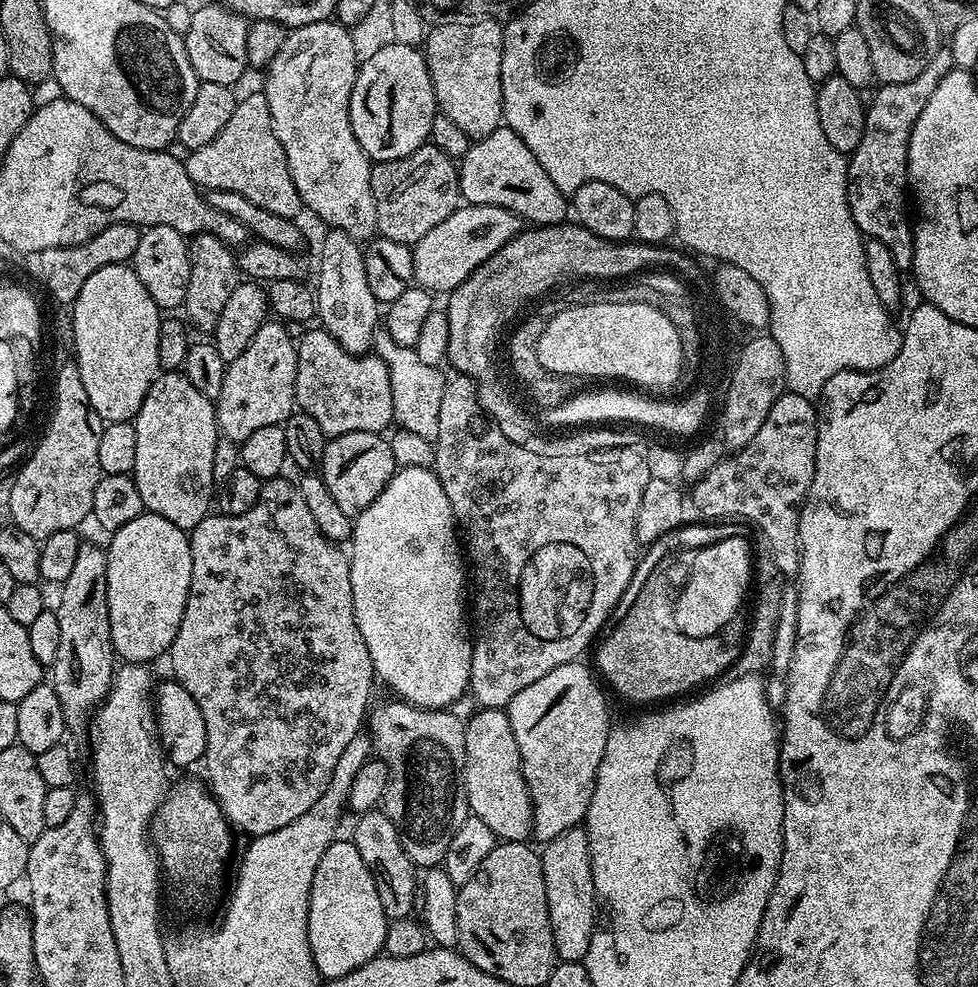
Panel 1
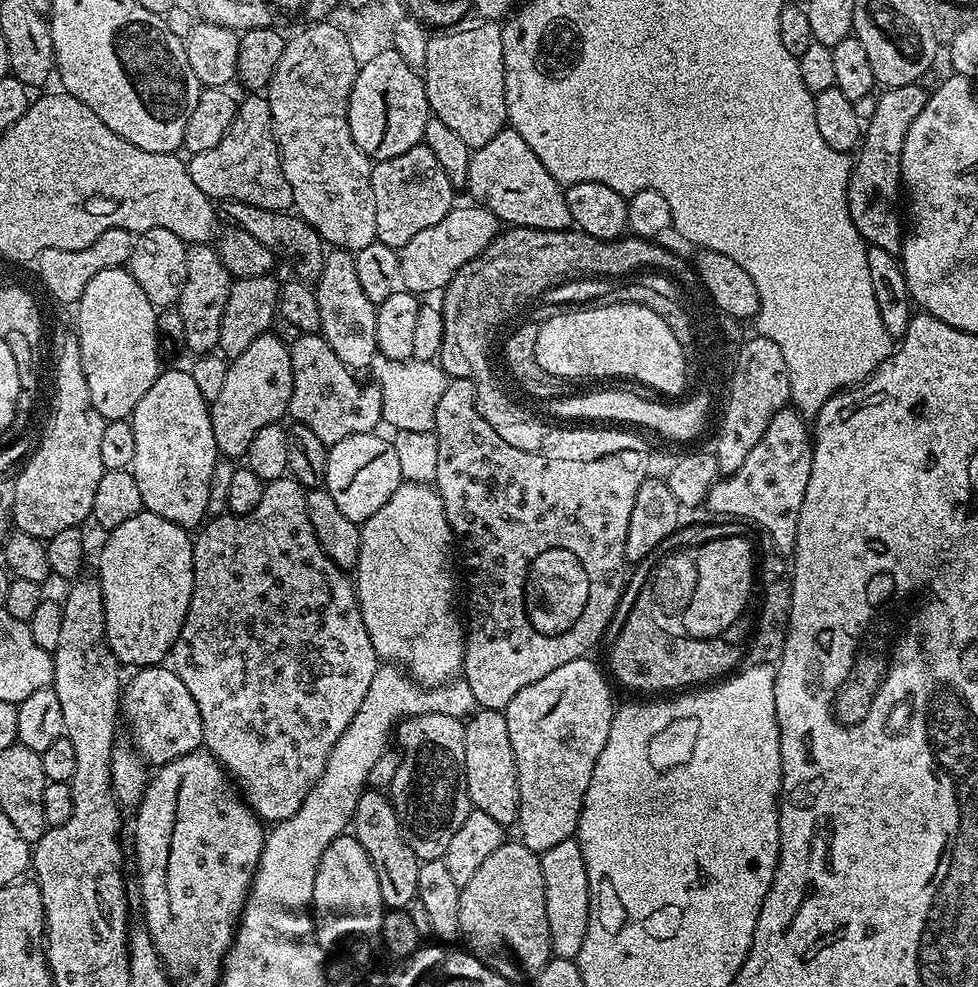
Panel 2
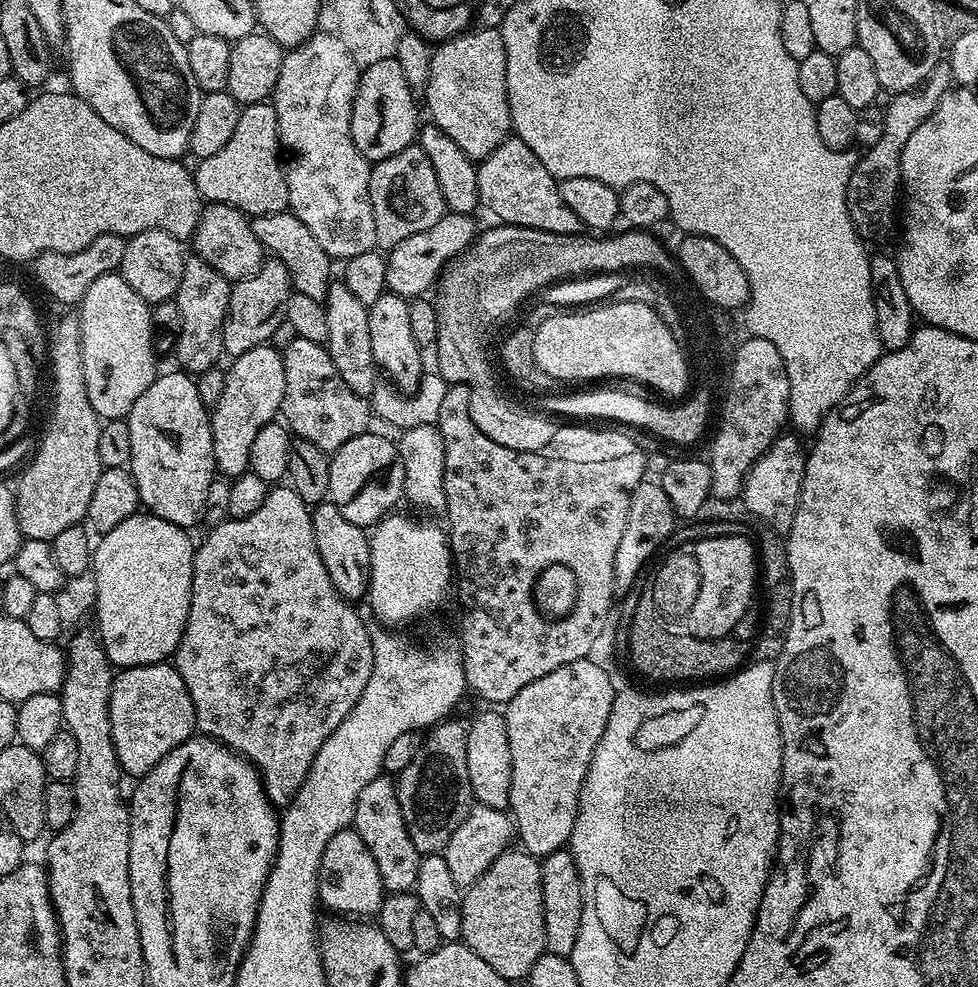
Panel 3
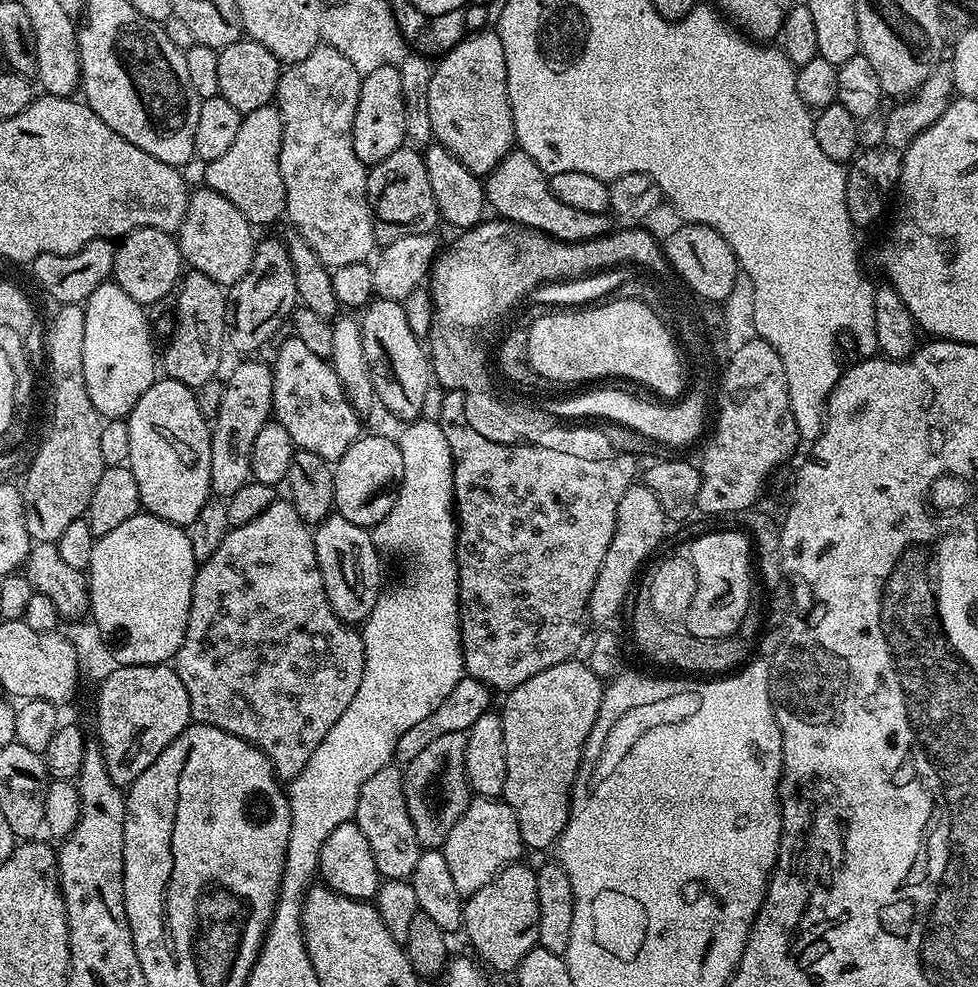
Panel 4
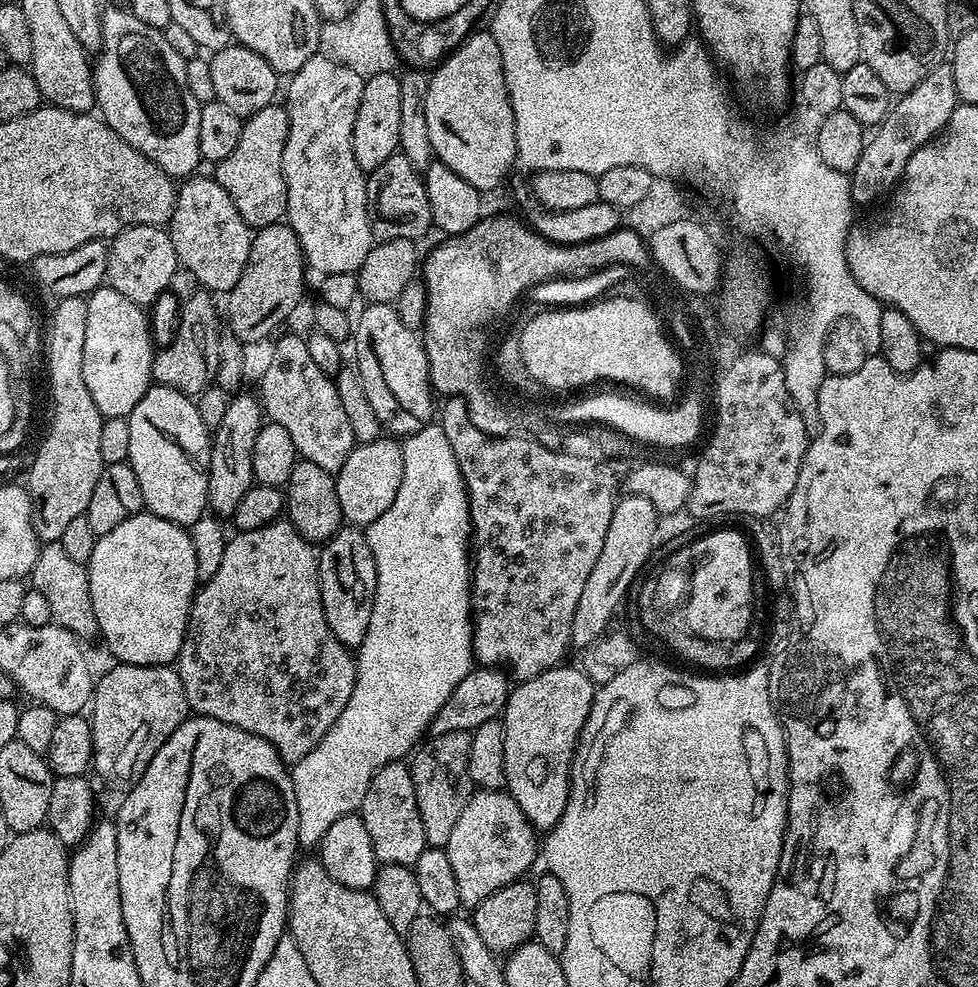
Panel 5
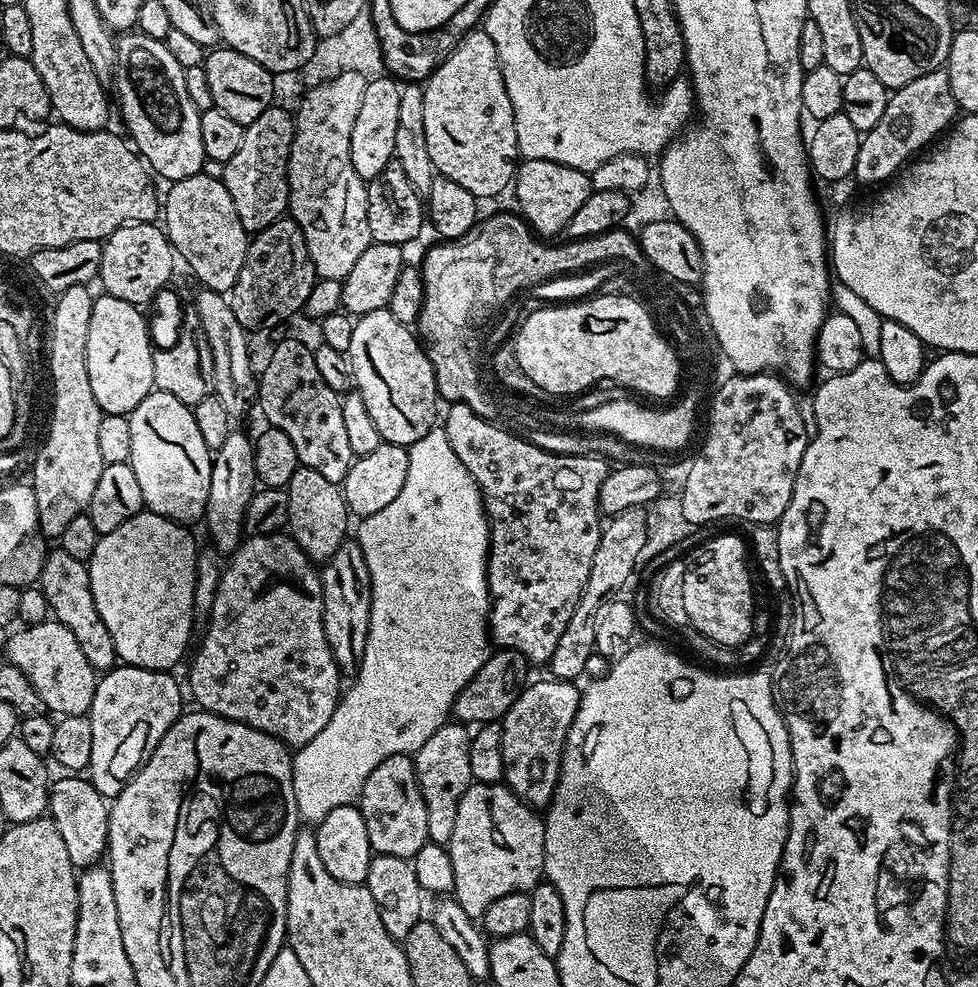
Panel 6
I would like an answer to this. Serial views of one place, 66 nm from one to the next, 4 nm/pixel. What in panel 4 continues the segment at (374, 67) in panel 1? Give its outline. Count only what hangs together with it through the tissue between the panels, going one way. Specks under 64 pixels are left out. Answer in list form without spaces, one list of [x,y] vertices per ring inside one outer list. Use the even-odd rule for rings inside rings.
[[[397,65],[378,66],[378,70],[363,73],[358,94],[358,110],[352,123],[352,145],[354,154],[366,166],[382,162],[394,150],[405,147],[404,123],[406,110],[402,98],[402,78]]]

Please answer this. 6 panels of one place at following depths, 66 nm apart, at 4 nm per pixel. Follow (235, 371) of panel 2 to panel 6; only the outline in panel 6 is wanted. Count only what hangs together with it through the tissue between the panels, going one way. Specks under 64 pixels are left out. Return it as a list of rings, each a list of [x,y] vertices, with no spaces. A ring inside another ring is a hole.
[[[229,431],[226,442],[222,442],[212,458],[210,494],[202,517],[203,523],[208,523],[208,536],[212,539],[210,544],[217,553],[231,554],[240,545],[246,506],[250,506],[250,498],[256,493],[257,487],[253,441],[250,436],[248,440],[244,432]]]

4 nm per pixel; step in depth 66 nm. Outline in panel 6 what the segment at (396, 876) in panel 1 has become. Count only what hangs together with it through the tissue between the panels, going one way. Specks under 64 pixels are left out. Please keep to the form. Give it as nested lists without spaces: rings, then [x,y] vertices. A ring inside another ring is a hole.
[[[394,754],[386,758],[386,762],[378,762],[374,770],[370,770],[370,778],[366,778],[366,786],[362,786],[362,794],[358,801],[362,818],[366,822],[366,834],[370,838],[373,853],[390,854],[394,858],[411,860],[422,850],[422,846],[429,843],[426,830],[426,802],[422,798],[422,790],[418,786],[416,777],[416,761],[411,755]]]

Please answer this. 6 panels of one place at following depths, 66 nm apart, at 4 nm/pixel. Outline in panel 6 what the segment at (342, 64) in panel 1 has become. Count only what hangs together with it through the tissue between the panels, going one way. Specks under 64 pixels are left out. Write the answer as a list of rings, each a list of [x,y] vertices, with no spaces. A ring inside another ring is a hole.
[[[339,72],[336,76],[321,79],[309,87],[312,88],[309,92],[307,89],[301,95],[294,112],[296,133],[288,159],[288,212],[291,219],[298,222],[306,238],[310,262],[314,262],[316,275],[322,280],[343,282],[350,270],[354,270],[354,262],[358,262],[373,243],[368,221],[368,185],[358,170],[354,170],[354,162],[350,162],[350,134],[368,82],[362,74],[353,72]]]

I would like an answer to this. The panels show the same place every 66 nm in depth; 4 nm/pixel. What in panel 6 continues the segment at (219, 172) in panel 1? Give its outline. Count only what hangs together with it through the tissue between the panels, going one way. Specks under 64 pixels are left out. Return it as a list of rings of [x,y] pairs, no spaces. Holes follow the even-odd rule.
[[[270,107],[245,127],[242,147],[222,166],[224,185],[230,190],[234,210],[238,210],[238,218],[249,234],[260,232],[288,212],[288,159],[295,133],[293,113],[286,108]]]

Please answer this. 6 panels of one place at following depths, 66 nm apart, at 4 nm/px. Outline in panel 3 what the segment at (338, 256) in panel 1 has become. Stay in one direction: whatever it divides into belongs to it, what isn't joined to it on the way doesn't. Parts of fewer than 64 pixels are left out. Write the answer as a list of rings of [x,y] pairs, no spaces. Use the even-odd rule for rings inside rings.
[[[342,280],[331,281],[326,298],[322,301],[326,310],[326,345],[330,358],[334,362],[334,370],[354,390],[354,394],[365,398],[371,397],[378,379],[378,369],[374,362],[374,354],[370,350],[370,318],[369,305],[358,302]]]

